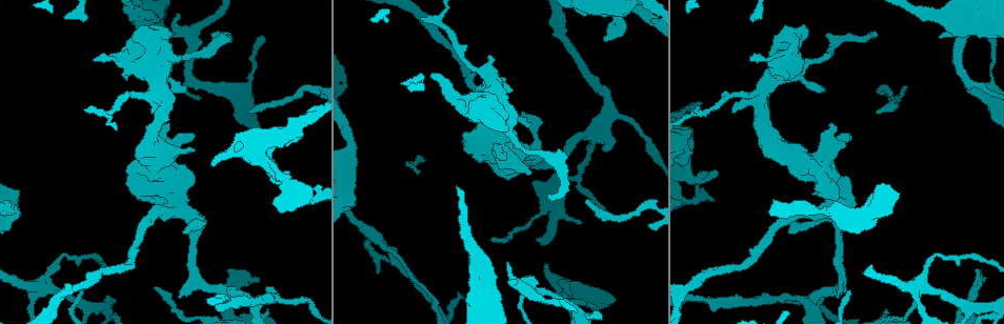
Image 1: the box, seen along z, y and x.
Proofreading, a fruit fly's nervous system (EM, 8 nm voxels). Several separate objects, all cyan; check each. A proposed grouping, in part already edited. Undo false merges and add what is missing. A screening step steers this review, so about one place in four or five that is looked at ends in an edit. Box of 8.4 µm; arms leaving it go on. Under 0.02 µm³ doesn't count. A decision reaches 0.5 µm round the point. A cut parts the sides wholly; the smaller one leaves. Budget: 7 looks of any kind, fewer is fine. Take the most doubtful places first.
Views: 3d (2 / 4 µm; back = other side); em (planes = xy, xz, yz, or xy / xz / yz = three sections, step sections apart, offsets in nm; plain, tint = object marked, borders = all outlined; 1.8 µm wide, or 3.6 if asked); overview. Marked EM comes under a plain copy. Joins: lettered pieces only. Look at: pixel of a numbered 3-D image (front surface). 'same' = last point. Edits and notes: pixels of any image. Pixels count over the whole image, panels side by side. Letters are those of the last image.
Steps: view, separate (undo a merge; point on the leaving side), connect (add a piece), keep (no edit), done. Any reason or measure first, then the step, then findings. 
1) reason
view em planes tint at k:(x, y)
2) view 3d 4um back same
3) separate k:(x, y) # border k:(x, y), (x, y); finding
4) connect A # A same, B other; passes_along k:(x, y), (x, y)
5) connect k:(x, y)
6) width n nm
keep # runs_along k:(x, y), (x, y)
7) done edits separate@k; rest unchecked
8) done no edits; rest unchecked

branch stops here
view em 3.6um planes tint at 1:(606, 35)

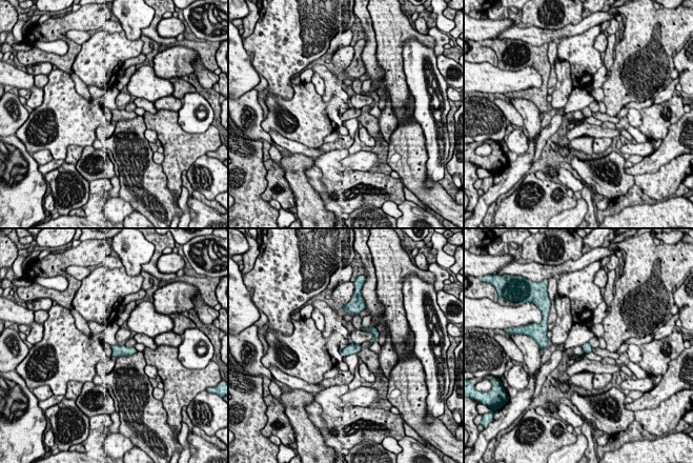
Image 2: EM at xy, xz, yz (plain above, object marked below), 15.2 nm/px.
view em 3.6um planes borders same

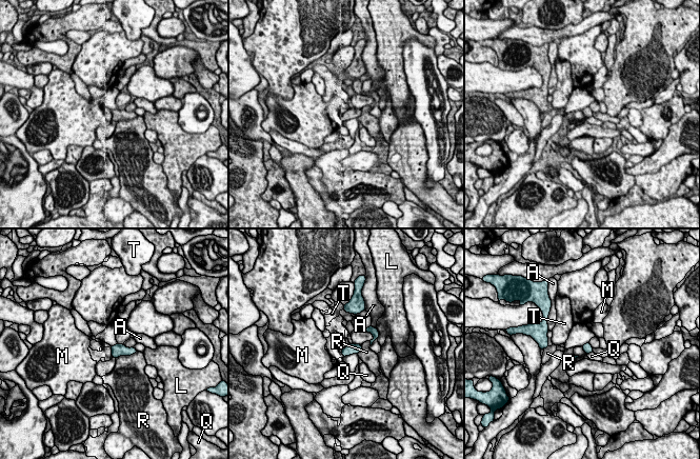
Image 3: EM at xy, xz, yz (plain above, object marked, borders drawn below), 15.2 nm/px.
keep # A other, L other, M other, Q other, R other, T other; border 3:(593, 352), (586, 354); no lettered piece goes on from it

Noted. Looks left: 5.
thin end
view em xy step 8 borders at 1:(507, 262)

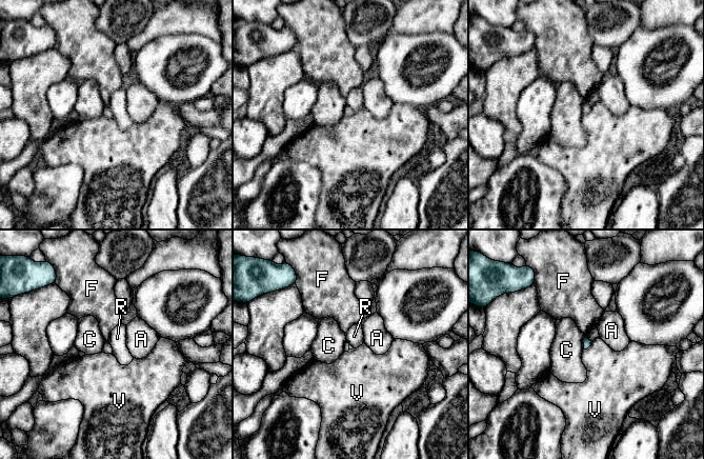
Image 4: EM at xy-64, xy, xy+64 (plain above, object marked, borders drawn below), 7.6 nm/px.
another direction
view em xz step 16 borders same

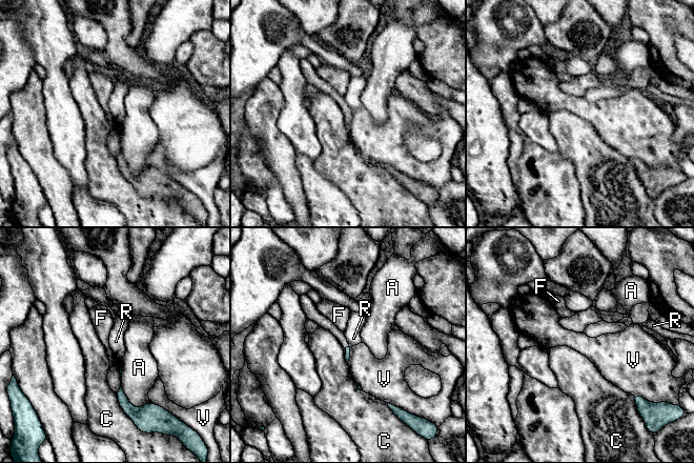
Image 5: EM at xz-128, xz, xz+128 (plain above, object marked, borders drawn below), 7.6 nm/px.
keep # A other, C other, F other, R other, V other; none of them fits

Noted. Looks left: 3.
tapers out
view em planes tint at 1:(756, 58)

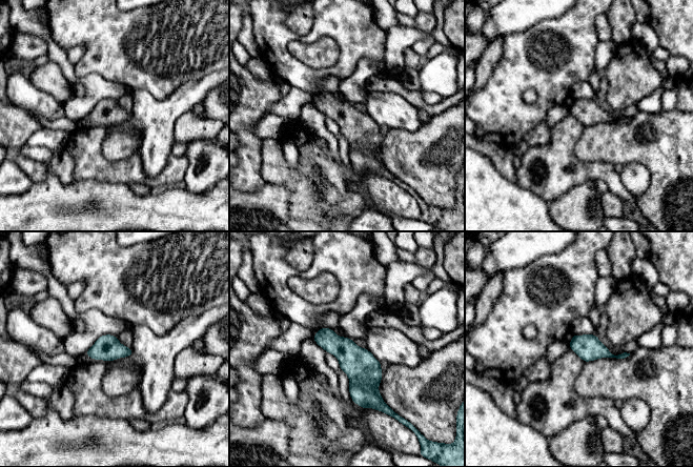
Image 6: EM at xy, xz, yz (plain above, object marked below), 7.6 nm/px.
view em planes borders same

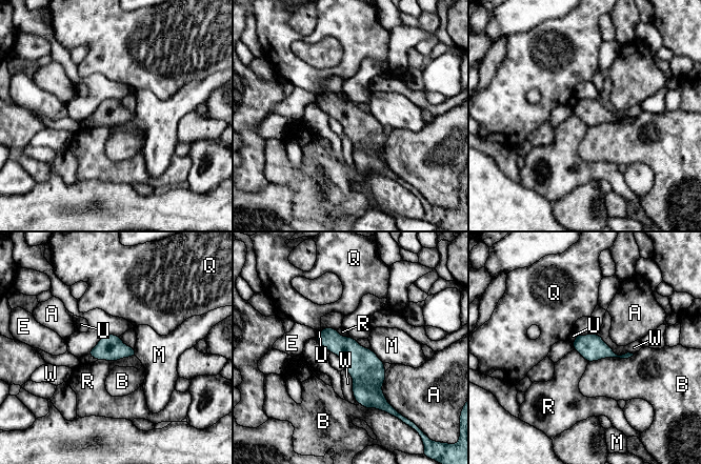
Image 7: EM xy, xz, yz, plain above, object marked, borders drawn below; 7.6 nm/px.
width 200 nm
keep # A other, B other, E other, M other, Q other, R other, U other, W other; runs_along 7:(324, 330), (383, 403); none of them fits

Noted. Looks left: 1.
done no edits; rest unchecked

